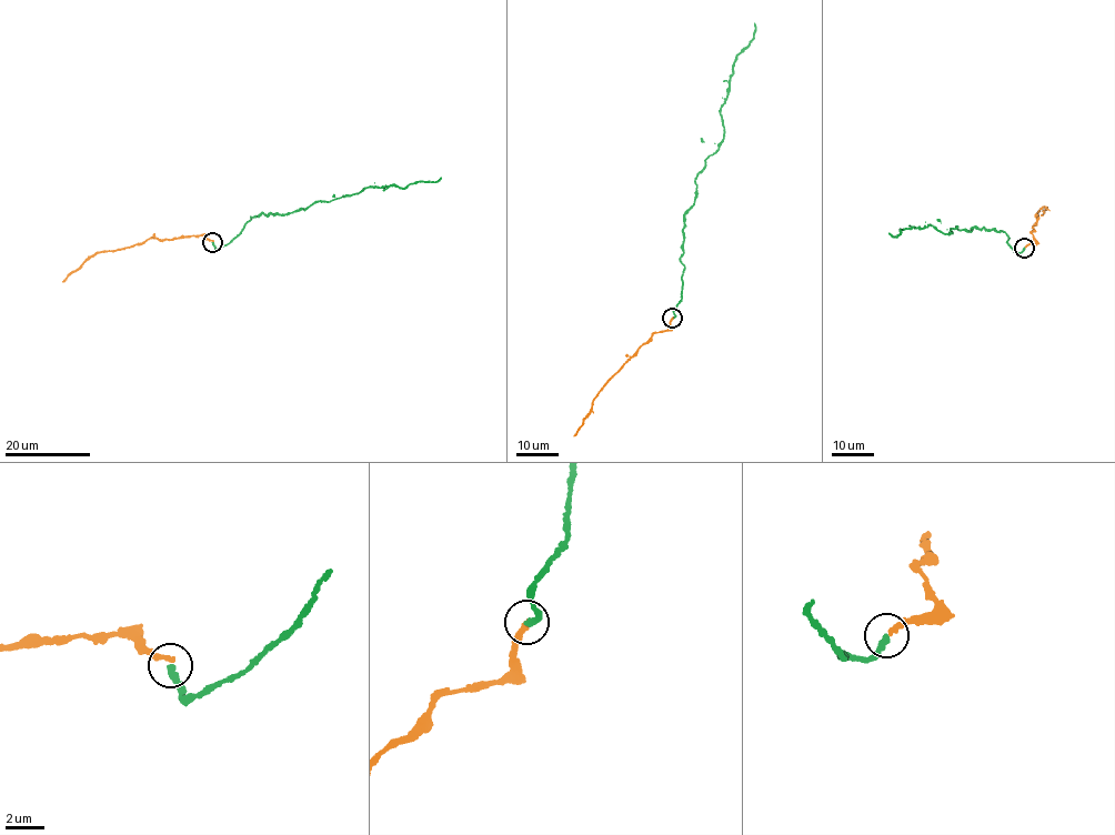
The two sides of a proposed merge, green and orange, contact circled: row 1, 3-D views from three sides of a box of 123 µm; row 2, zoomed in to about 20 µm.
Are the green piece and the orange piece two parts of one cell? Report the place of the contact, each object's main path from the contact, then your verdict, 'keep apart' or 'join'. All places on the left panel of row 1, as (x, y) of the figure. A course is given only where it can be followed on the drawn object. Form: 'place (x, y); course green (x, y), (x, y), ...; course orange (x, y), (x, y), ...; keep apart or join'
place (212, 242); course green (212, 242), (216, 250), (223, 247), (263, 213), (304, 210), (364, 188), (441, 178); course orange (212, 241), (200, 234), (170, 240), (152, 238), (114, 251), (103, 250), (90, 257), (62, 281); join

